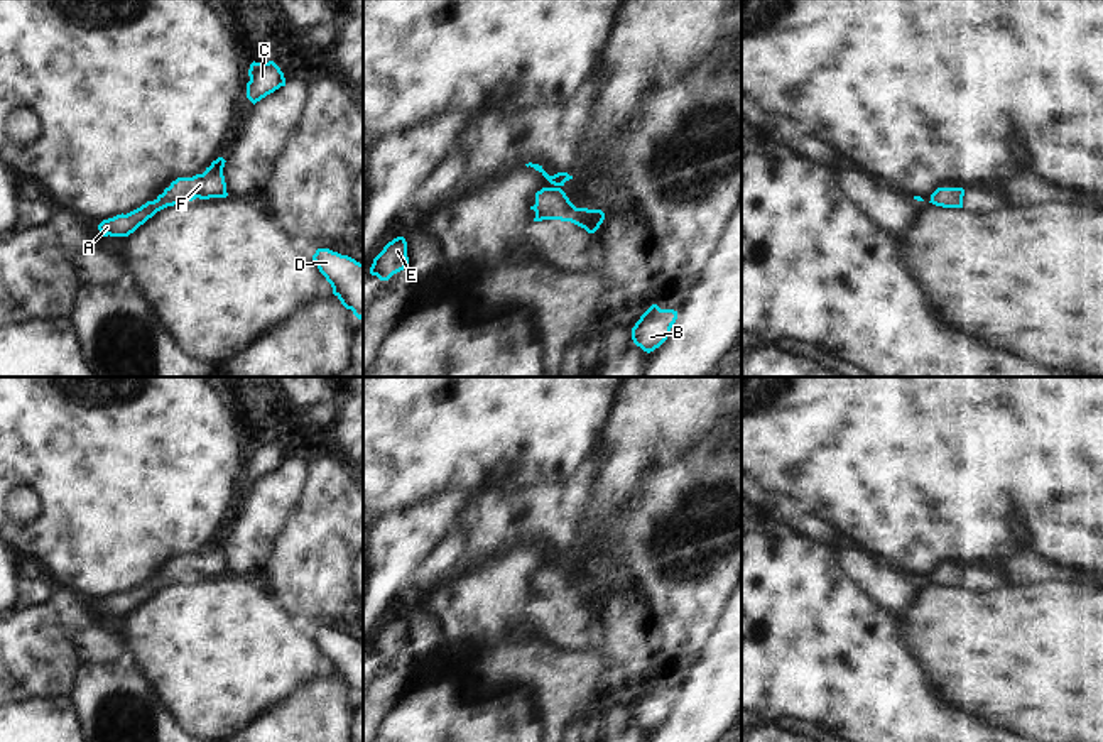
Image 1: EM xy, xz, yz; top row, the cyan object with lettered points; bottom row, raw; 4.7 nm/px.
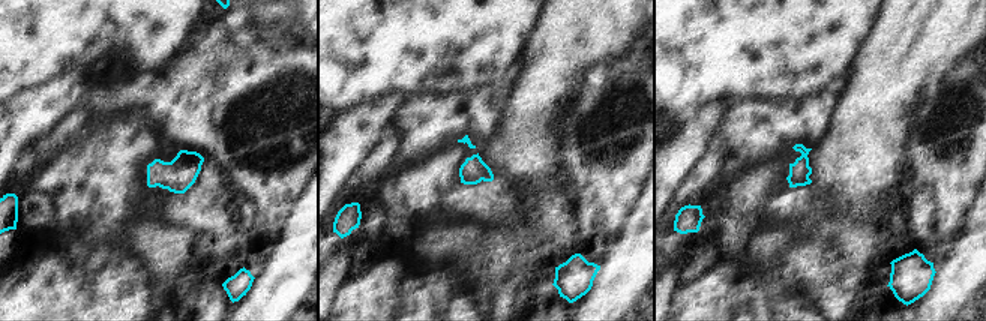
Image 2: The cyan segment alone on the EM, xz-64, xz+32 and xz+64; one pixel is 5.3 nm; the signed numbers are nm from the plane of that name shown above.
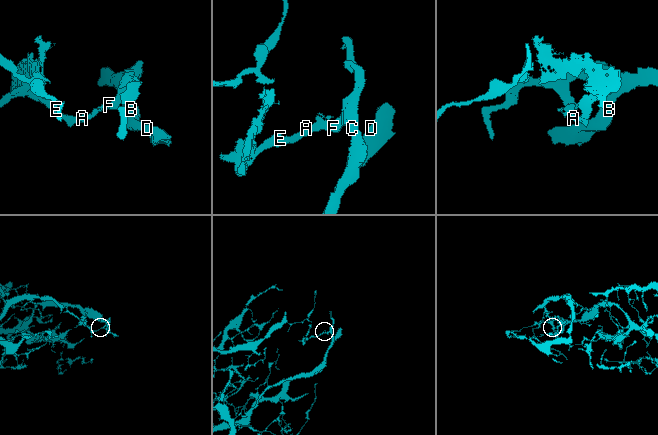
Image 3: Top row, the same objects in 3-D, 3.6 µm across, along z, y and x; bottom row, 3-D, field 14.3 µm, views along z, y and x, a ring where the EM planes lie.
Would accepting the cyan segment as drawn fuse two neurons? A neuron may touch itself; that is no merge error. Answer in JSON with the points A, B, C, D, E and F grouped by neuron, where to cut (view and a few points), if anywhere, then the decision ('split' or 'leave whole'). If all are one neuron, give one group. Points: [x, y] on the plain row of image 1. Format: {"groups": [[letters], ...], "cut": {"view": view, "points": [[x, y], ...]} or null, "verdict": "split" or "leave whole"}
{"groups": [["A", "B", "C", "D", "E", "F"]], "cut": null, "verdict": "leave whole"}

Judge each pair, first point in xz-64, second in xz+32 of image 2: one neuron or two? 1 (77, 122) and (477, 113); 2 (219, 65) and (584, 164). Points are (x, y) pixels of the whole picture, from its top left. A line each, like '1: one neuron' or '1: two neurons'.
1: two neurons
2: one neuron

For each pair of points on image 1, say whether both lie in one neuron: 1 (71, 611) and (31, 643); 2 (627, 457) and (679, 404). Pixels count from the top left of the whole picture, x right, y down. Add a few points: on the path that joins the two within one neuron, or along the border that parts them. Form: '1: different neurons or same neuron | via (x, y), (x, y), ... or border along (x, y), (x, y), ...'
1: same neuron | via (61, 616), (41, 636)
2: same neuron | via (641, 443), (666, 418)

